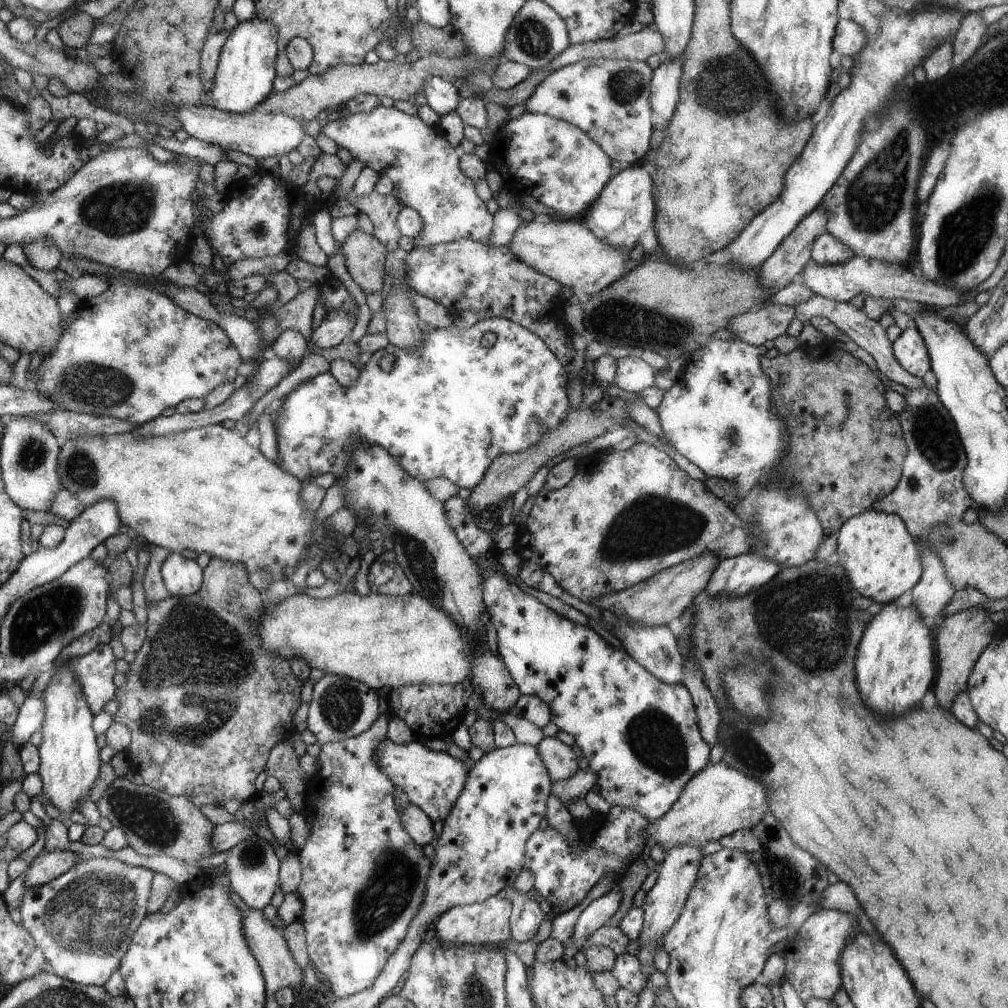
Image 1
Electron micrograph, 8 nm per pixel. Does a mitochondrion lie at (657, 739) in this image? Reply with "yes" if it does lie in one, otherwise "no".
yes

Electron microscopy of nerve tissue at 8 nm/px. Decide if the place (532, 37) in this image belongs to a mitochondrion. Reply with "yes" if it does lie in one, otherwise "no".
yes

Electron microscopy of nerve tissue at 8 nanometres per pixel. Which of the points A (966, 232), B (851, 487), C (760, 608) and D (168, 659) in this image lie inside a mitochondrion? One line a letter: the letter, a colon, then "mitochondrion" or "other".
A: mitochondrion
B: other
C: mitochondrion
D: mitochondrion

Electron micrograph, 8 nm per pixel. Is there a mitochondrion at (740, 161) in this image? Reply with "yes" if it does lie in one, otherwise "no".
no

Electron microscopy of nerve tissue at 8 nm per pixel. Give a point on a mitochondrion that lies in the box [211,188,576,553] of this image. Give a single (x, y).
(259, 229)

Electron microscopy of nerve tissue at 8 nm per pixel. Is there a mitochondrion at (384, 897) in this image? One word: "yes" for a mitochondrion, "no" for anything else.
yes

